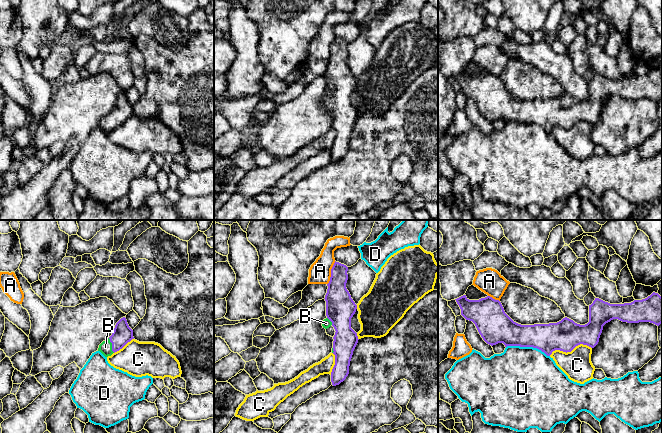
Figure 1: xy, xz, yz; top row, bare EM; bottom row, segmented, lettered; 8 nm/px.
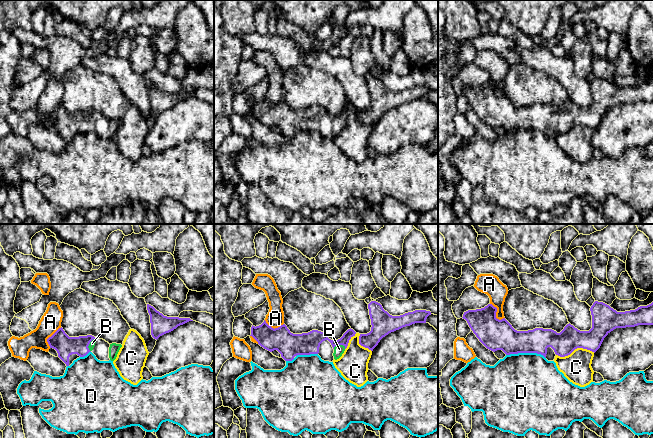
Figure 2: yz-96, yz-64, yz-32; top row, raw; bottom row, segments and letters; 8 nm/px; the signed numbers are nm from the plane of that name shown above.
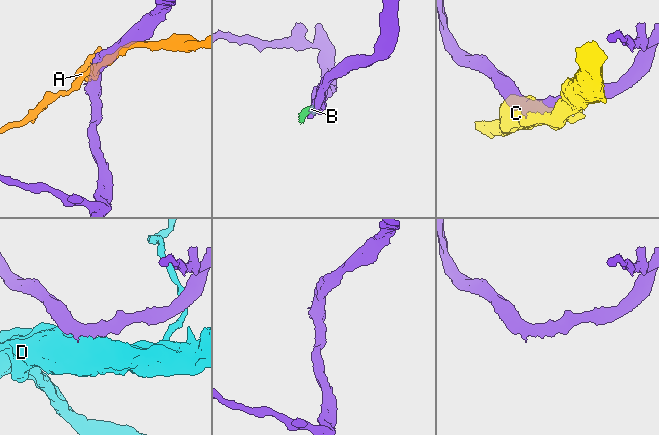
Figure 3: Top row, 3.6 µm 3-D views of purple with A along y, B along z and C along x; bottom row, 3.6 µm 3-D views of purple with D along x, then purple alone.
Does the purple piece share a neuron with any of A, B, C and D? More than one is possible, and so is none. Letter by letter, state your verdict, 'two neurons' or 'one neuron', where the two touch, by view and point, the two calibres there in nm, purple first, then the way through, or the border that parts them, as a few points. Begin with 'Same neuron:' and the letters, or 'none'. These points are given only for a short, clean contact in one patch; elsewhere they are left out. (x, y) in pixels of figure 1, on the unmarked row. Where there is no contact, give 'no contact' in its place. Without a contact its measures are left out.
Same neuron: B
A: two neurons; contact xz (331, 49); calibres 220 and 180 nm
B: one neuron; contact xy (112, 121); calibres 160 and 100 nm
C: two neurons; contact yz (570, 127); calibres 240 and 240 nm
D: two neurons; contact yz (528, 122); calibres 220 and 500 nm

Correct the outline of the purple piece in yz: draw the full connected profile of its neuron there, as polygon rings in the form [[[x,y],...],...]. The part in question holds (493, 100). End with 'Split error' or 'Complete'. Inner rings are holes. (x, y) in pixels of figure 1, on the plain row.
[[[655,68],[645,75],[624,80],[610,80],[595,74],[589,81],[589,98],[585,101],[567,93],[557,99],[521,101],[505,89],[499,76],[490,72],[469,76],[463,71],[455,76],[461,91],[475,100],[487,120],[533,123],[547,132],[555,126],[571,128],[580,120],[594,124],[603,102],[613,95],[627,99],[650,98],[657,102],[662,99],[662,73]]]. Complete

